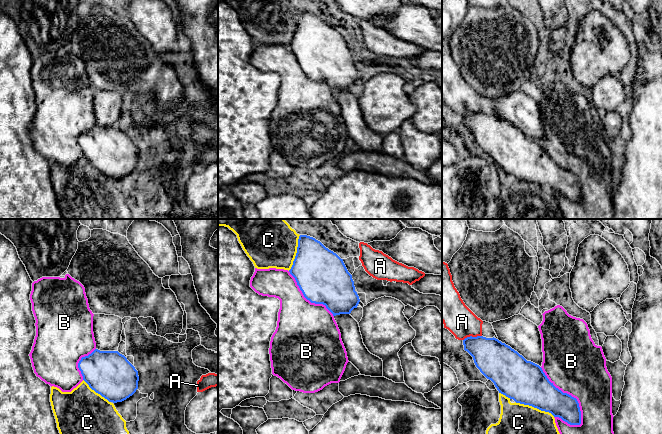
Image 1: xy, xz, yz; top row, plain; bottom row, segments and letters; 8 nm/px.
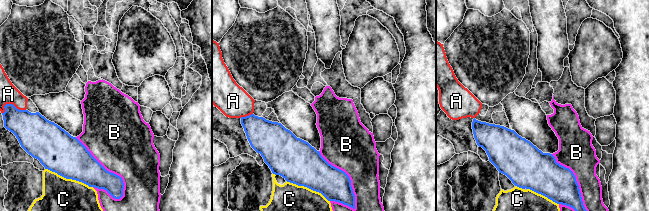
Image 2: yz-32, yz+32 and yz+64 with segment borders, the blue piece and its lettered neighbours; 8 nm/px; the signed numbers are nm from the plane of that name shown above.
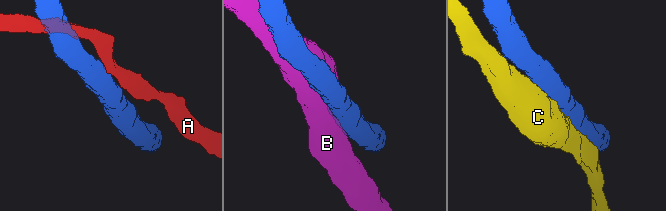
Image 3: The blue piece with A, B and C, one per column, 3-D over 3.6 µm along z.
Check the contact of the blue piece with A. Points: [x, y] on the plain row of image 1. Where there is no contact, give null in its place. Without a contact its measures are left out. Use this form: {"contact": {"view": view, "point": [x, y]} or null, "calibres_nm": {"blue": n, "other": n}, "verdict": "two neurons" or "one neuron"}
{"contact": {"view": "yz", "point": [471, 112]}, "calibres_nm": {"blue": 300, "other": 240}, "verdict": "two neurons"}

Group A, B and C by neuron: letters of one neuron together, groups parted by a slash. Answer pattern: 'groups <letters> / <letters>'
groups A / B C

